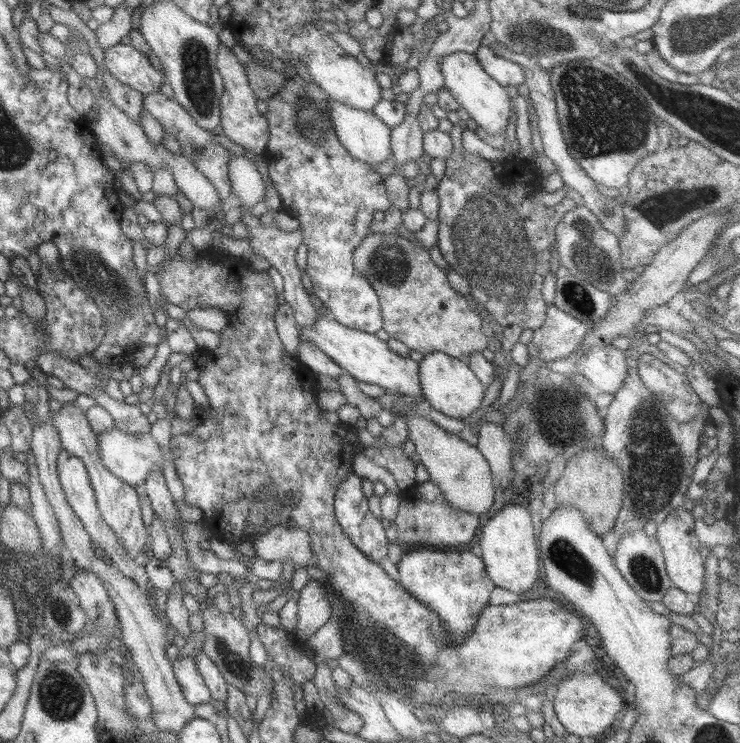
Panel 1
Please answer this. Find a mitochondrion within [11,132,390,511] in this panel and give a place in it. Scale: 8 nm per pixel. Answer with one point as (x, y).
(91, 273)

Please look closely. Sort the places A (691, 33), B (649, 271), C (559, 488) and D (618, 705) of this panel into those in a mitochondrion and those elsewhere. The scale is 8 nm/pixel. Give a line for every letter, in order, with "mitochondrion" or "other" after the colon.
A: mitochondrion
B: other
C: other
D: other

